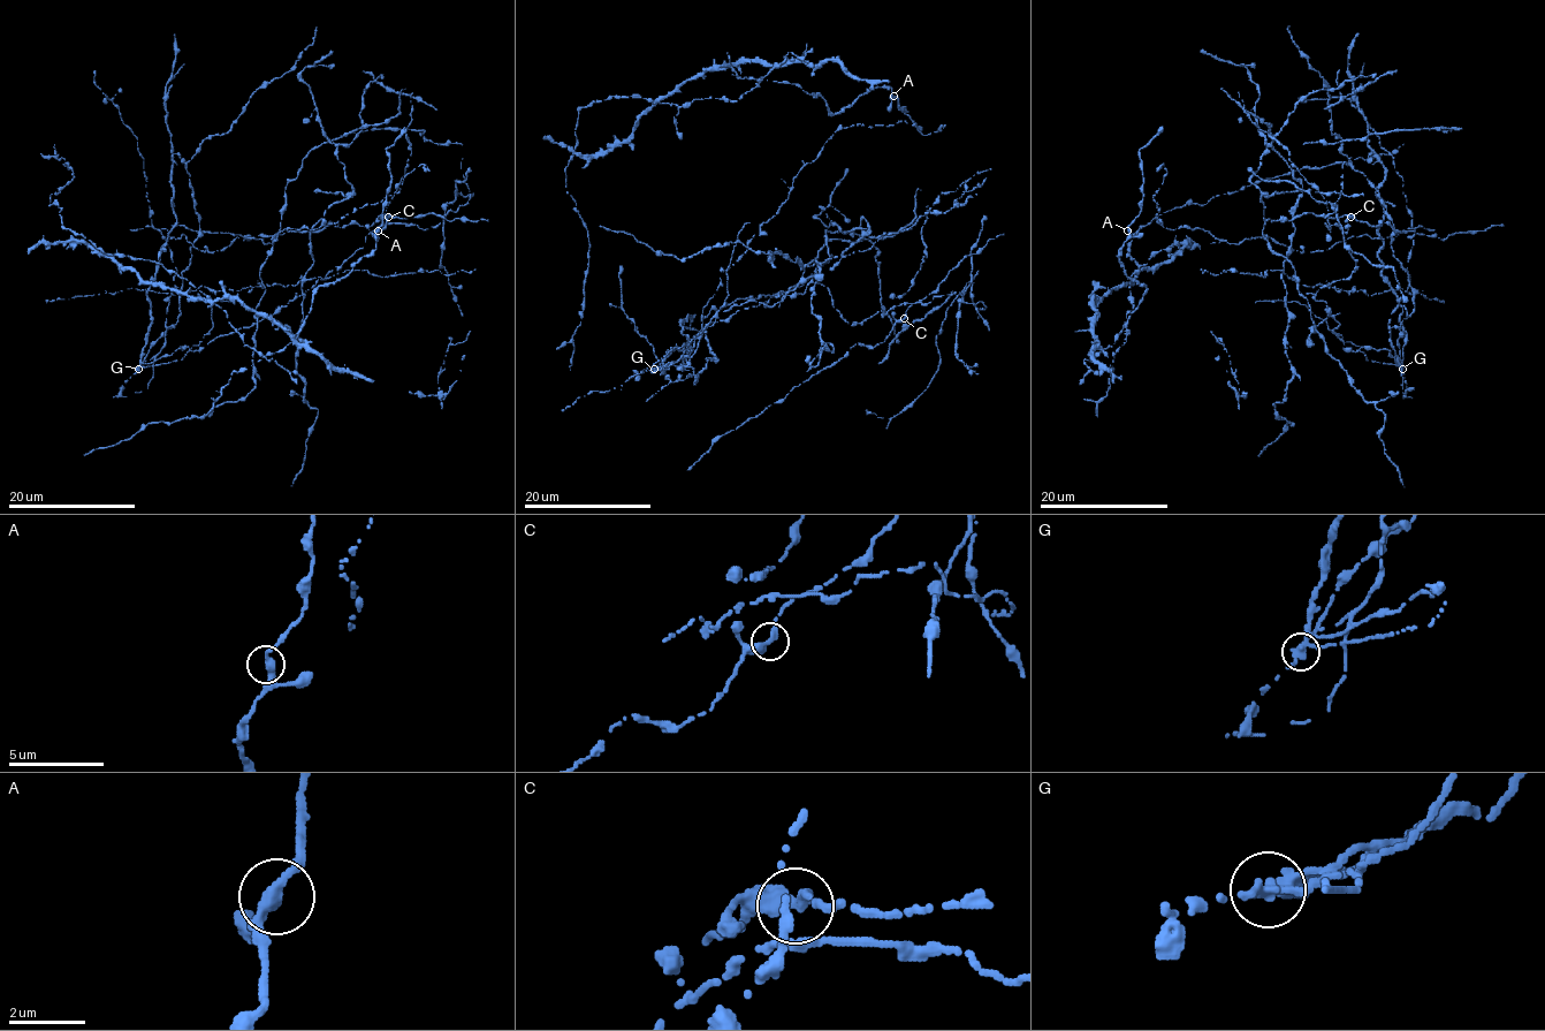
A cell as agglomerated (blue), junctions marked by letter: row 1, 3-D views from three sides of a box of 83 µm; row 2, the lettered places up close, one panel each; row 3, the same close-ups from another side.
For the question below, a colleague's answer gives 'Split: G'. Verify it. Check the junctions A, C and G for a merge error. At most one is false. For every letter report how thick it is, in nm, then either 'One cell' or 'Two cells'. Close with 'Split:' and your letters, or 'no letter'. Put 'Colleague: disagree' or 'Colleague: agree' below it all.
A: Thickness 320 nm. One cell
C: Thickness 380 nm. One cell
G: Thickness 320 nm. Two cells
Split: G
Colleague: agree

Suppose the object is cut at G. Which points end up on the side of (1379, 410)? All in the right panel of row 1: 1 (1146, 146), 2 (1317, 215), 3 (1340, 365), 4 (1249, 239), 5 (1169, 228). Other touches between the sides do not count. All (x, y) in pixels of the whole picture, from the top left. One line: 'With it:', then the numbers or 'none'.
With it: 1, 2, 3

